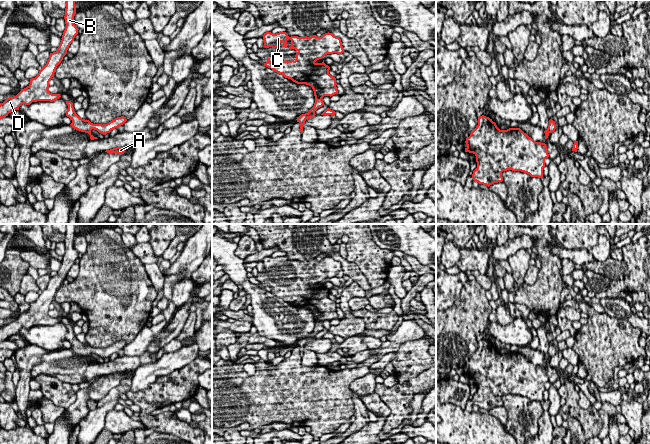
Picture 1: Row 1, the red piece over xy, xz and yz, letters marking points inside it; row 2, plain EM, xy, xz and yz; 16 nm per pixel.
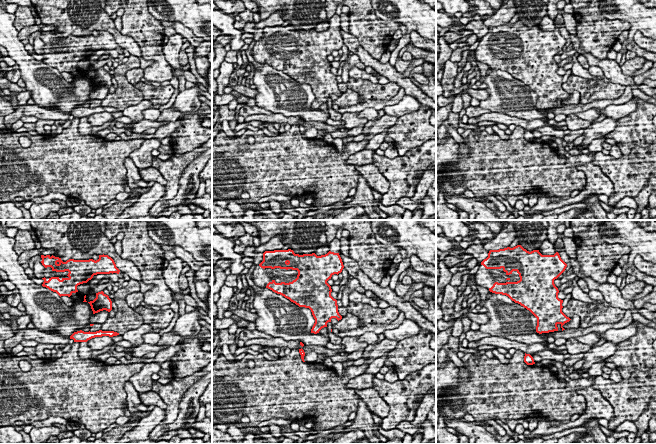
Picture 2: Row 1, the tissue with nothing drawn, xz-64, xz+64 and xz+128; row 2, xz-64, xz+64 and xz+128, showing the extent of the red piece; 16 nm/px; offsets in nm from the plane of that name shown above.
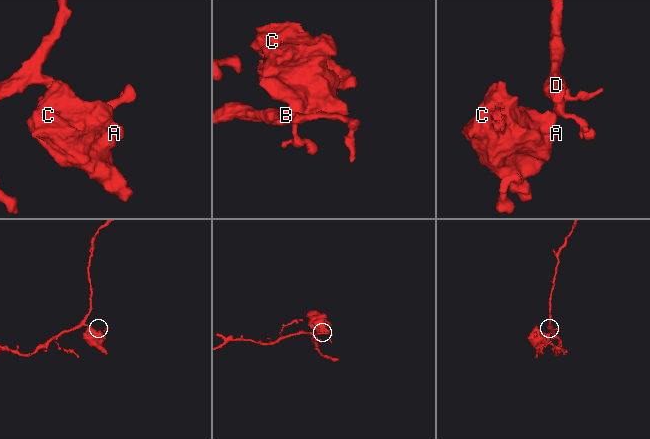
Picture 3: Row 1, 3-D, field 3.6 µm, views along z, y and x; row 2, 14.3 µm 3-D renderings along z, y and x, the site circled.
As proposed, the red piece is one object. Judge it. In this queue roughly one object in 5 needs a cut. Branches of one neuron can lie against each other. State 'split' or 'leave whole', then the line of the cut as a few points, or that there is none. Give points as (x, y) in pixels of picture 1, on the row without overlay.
split; cut xz (309, 335), (314, 337)

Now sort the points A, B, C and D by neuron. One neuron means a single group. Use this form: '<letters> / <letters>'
A C / B D

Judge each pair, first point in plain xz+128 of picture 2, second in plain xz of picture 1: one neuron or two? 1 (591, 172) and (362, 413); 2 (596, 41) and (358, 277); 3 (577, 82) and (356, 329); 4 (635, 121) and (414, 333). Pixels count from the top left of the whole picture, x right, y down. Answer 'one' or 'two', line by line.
1: two
2: two
3: two
4: two

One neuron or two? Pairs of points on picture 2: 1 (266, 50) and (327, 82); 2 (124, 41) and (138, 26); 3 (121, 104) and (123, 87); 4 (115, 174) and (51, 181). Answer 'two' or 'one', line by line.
1: one
2: two
3: one
4: one

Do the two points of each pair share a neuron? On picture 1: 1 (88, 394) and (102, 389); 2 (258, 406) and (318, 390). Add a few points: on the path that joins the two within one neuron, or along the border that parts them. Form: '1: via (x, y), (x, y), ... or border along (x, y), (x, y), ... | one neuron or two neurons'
1: via (91, 393), (99, 389) | one neuron
2: via (273, 406), (280, 409), (299, 409), (303, 405) | one neuron

